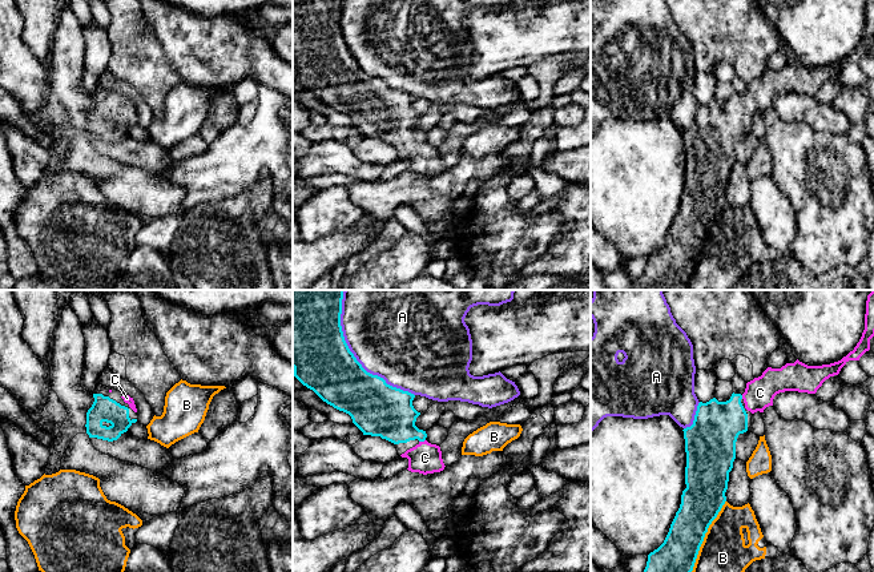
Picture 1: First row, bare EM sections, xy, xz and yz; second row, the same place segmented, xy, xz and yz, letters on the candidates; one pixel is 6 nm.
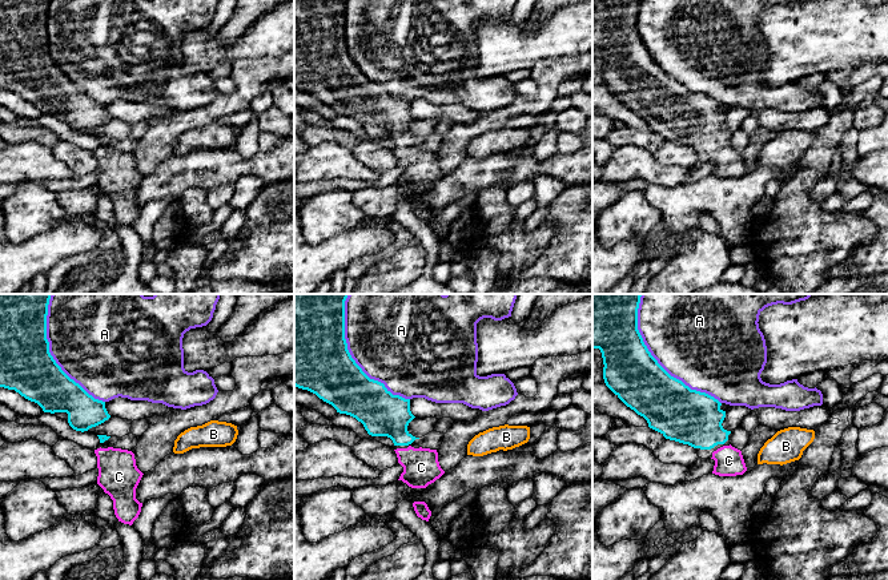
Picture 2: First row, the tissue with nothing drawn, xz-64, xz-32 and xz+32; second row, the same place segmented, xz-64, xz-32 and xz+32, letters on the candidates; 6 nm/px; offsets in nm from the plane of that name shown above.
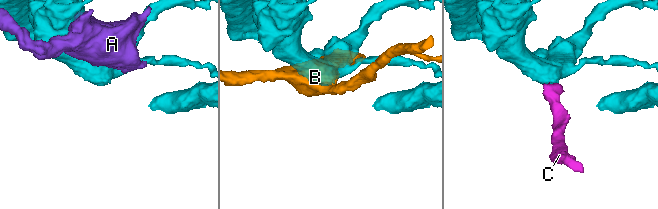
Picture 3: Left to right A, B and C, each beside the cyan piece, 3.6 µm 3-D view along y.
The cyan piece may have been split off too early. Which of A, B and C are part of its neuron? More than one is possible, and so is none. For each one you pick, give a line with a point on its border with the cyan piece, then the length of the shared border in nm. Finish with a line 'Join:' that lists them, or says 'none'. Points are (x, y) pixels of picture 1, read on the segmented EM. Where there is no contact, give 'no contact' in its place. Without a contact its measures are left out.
C: meets cyan in xz at (422, 440); contact 40 nm long
Join: C

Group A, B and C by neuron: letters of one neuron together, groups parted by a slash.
A / B / C

